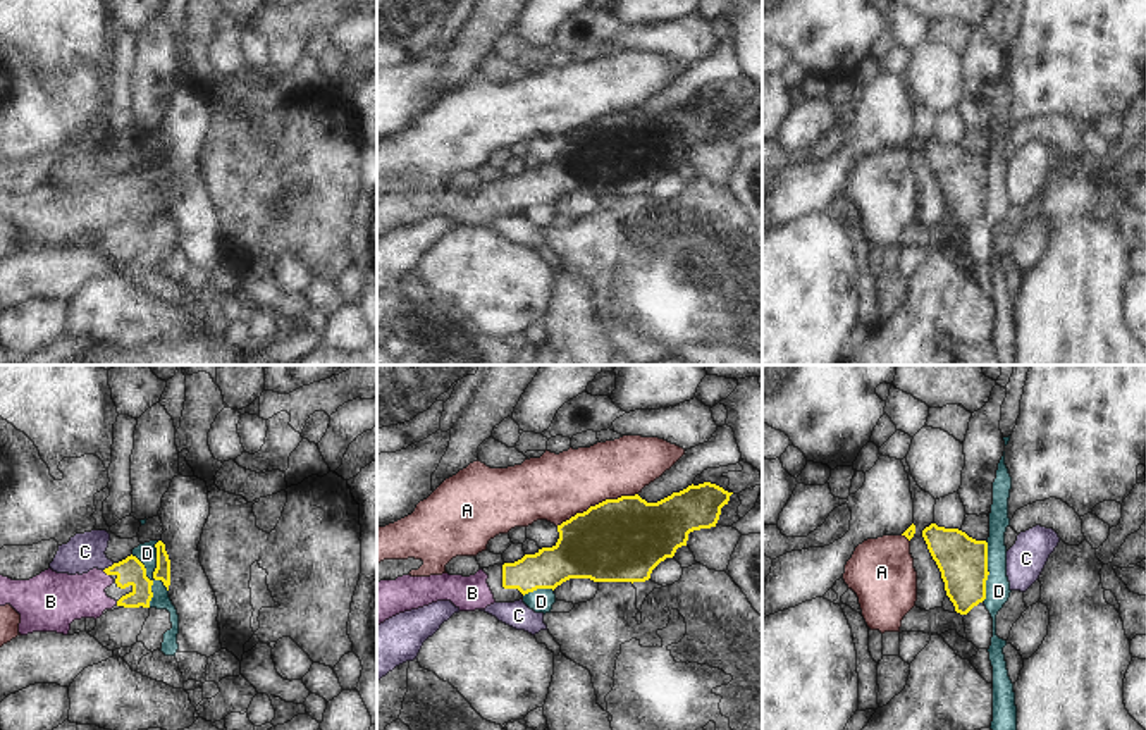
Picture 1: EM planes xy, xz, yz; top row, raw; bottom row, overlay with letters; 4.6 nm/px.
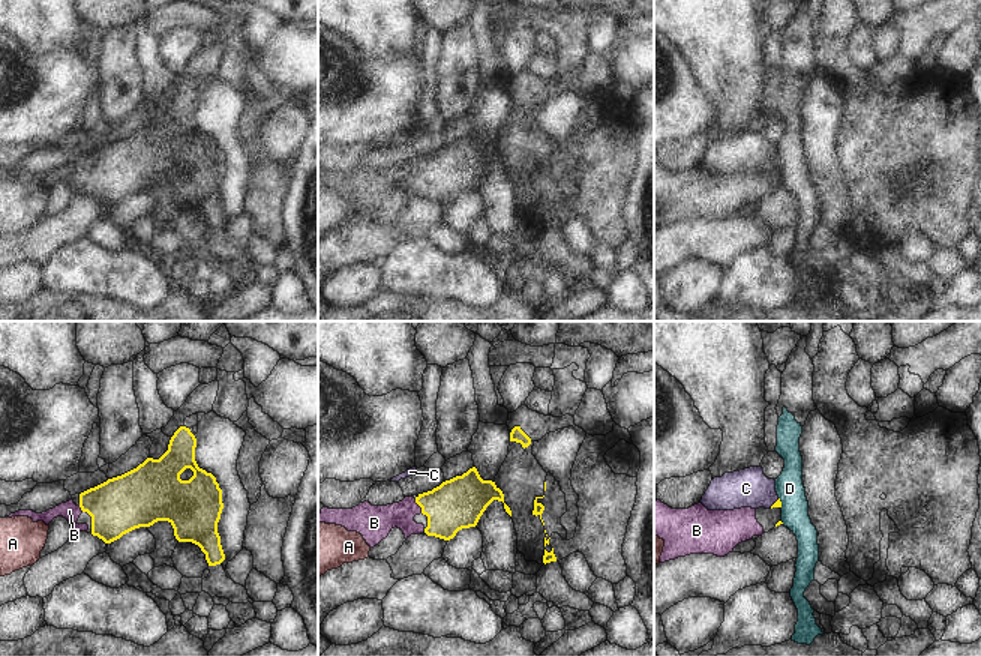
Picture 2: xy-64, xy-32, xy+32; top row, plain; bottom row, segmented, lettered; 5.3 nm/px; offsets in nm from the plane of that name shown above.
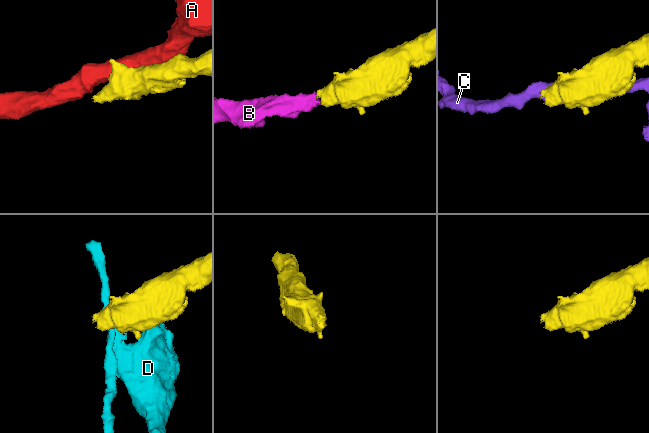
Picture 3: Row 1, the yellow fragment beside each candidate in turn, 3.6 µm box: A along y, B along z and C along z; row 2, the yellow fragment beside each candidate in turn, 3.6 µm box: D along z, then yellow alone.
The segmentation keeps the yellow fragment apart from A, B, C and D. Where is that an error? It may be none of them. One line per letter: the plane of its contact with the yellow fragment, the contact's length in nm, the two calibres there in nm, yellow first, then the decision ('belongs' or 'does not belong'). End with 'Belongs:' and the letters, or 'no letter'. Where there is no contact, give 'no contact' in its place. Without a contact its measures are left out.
A: contact in xz; length 420 nm; calibres 380 and 320 nm; does not belong
B: contact in xy; length 50 nm; calibres 130 and 240 nm; belongs
C: contact in xy; length 70 nm; calibres 130 and 180 nm; does not belong
D: contact in xy; length 320 nm; calibres 130 and 100 nm; does not belong
Belongs: B

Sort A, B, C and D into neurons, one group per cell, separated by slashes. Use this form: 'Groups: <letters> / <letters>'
Groups: A / B / C / D

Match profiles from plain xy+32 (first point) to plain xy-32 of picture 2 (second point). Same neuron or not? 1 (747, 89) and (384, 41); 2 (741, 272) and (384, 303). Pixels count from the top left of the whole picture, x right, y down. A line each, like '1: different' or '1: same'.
1: same
2: different

